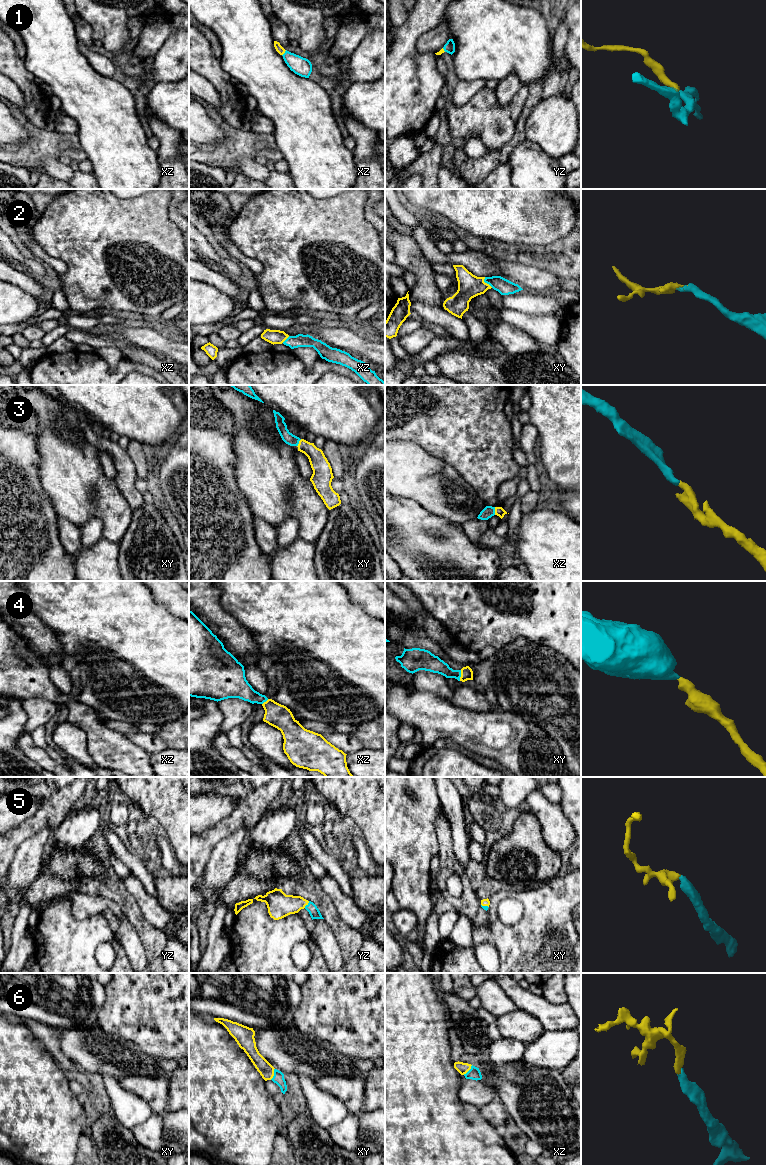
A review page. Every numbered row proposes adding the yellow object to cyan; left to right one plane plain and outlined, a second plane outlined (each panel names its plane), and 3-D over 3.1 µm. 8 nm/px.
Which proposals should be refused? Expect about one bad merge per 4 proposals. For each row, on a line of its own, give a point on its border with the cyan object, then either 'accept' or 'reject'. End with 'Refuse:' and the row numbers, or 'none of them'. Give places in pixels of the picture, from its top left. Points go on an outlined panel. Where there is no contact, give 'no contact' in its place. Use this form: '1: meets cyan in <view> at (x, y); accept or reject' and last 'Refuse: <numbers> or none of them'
1: meets cyan in xz at (284, 53); accept
2: meets cyan in xy at (486, 282); accept
3: meets cyan in xz at (494, 511); accept
4: meets cyan in xy at (460, 675); accept
5: meets cyan in yz at (308, 904); accept
6: meets cyan in xy at (274, 1074); accept
Refuse: none of them

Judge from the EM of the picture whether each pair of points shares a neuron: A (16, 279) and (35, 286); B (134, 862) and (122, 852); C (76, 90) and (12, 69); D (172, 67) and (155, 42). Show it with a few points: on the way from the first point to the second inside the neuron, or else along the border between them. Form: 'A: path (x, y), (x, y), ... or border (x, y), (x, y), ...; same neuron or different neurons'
A: path (21, 279), (30, 284); same neuron
B: path (131, 861), (125, 855); same neuron
C: border (23, 60), (23, 63), (35, 76); different neurons
D: border (175, 31), (165, 41), (149, 64); different neurons

